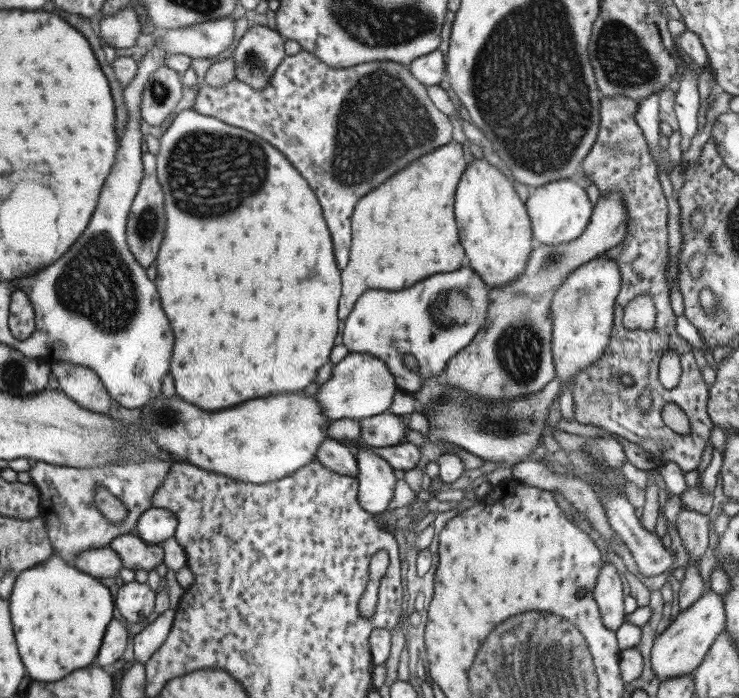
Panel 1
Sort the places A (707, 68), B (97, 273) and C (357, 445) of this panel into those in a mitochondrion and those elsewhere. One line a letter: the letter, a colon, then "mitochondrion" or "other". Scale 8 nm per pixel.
A: other
B: mitochondrion
C: other

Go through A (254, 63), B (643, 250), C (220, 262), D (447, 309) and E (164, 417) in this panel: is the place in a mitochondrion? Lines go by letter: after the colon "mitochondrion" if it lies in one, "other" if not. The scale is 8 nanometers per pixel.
A: mitochondrion
B: other
C: other
D: mitochondrion
E: mitochondrion

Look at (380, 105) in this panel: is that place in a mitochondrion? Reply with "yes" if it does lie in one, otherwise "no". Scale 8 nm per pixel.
yes

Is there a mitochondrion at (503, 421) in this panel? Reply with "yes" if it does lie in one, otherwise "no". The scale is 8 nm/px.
yes

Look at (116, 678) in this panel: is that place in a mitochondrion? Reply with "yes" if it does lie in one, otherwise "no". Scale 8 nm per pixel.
no

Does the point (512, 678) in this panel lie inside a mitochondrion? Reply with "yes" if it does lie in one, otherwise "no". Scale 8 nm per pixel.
yes

